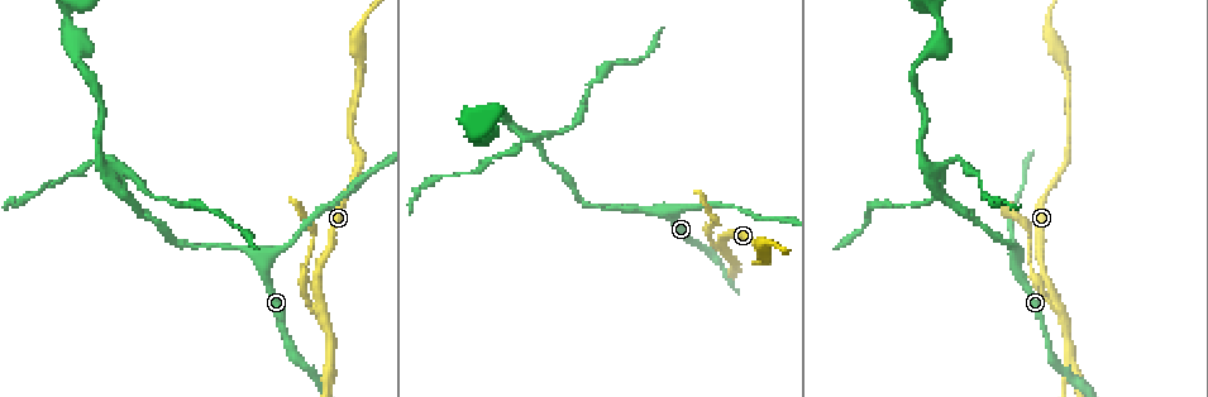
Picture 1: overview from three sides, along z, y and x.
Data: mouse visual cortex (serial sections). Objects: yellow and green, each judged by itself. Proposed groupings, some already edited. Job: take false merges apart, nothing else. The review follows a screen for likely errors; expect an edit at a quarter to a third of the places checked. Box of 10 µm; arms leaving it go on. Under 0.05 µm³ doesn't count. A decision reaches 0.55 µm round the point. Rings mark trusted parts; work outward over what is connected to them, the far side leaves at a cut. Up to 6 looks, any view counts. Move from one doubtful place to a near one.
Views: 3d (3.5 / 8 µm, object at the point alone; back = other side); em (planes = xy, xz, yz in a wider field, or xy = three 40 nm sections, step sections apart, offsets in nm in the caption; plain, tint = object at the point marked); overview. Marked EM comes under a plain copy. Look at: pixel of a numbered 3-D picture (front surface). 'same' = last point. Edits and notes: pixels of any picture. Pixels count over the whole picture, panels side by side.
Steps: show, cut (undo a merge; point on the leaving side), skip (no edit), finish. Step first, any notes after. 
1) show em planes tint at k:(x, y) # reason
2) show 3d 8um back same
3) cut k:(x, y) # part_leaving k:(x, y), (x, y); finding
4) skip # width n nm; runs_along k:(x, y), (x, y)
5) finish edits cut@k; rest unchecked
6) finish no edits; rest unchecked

show 3d 3.5um at 1:(1018, 258) # three arms meet

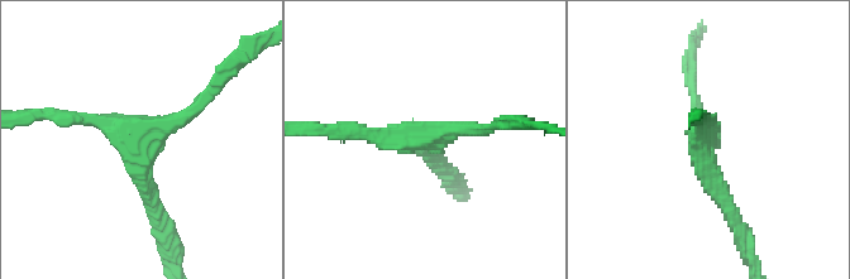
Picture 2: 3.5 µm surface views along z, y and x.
show em planes tint at 2:(138, 142) # arms 3; arm_widths 200, 200, 200 nm

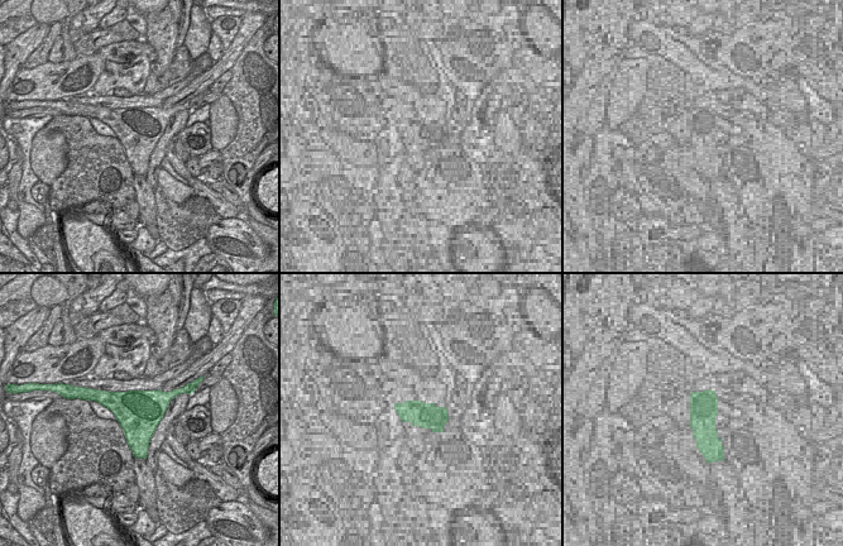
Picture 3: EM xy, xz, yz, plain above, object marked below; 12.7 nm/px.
skip # runs_along 2:(156, 215), (137, 142), (58, 114); one cell here

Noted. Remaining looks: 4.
show 3d 3.5um at 1:(1054, 298) # two arms in line, one across

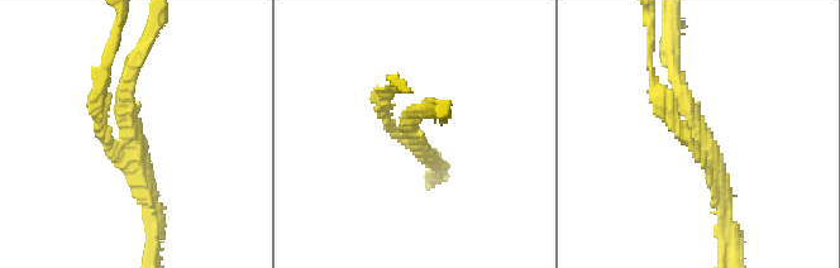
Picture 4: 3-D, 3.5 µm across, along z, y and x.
show em xy step 5 tint at 4:(414, 135) # arms 3; arm_widths 200, 200, 200 nm; shape alone is not enough

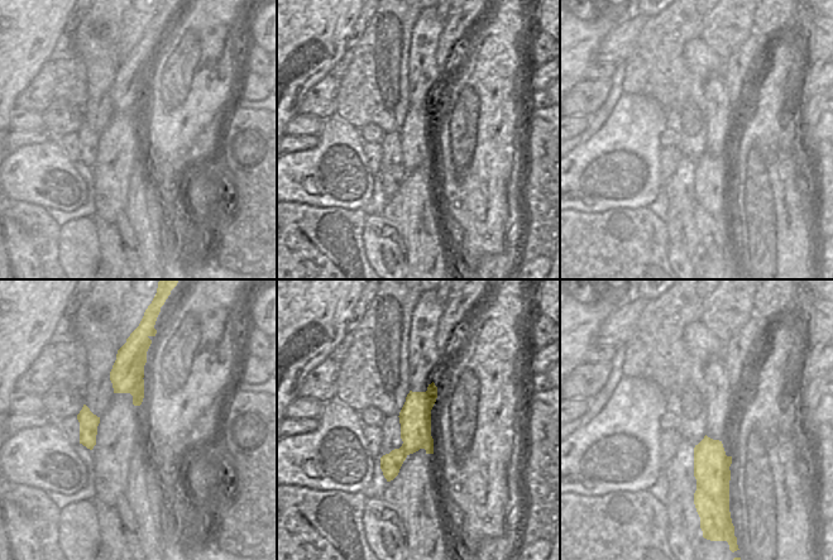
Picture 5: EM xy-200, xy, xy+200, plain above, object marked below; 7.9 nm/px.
cut 4:(96, 109) # width 260 nm; part_leaving 4:(106, 137), (99, 82), (119, 28); two cells meet here

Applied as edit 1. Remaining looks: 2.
finish edits cut@4; rest unchecked

